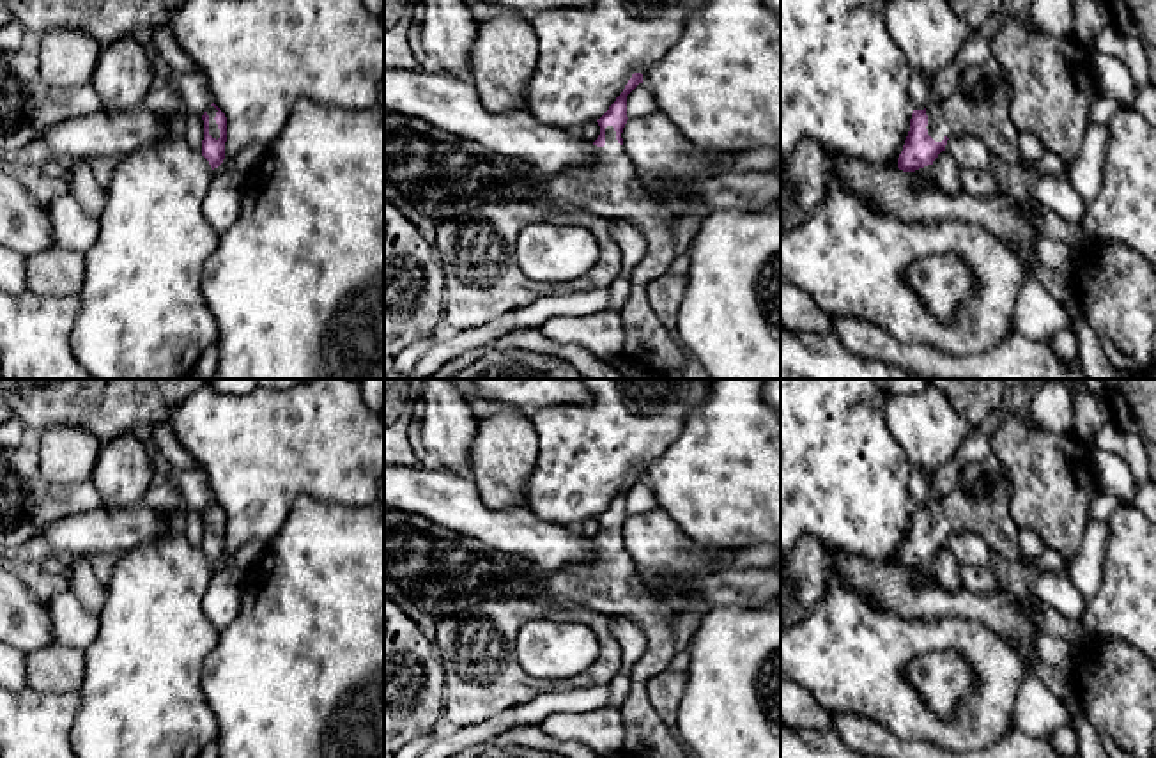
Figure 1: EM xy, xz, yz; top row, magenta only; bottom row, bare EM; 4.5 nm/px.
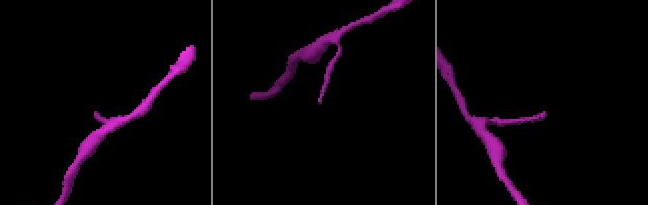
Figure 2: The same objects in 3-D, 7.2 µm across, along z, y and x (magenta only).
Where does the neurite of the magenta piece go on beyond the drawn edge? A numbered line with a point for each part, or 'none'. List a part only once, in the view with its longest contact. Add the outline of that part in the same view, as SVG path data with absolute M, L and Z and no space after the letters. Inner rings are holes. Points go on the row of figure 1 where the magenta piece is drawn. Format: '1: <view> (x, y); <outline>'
1: xy (213, 128); M209 106L205 112L209 115L209 135L218 140L220 129L218 129L218 124L214 120L218 110L214 106Z

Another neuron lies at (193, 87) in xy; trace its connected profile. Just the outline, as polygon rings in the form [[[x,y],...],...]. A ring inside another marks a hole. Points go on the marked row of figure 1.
[[[173,73],[172,81],[186,106],[184,138],[193,151],[202,152],[202,115],[212,104],[209,76],[205,73]]]

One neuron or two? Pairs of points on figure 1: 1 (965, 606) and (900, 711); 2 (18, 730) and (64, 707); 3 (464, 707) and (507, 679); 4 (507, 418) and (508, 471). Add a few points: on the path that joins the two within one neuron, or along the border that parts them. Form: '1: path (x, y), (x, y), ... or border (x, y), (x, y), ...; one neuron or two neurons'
1: border (917, 618), (978, 620), (995, 634); two neurons
2: path (29, 728), (34, 728), (53, 712); one neuron
3: path (475, 696), (496, 684); one neuron
4: path (507, 431), (507, 459); one neuron

